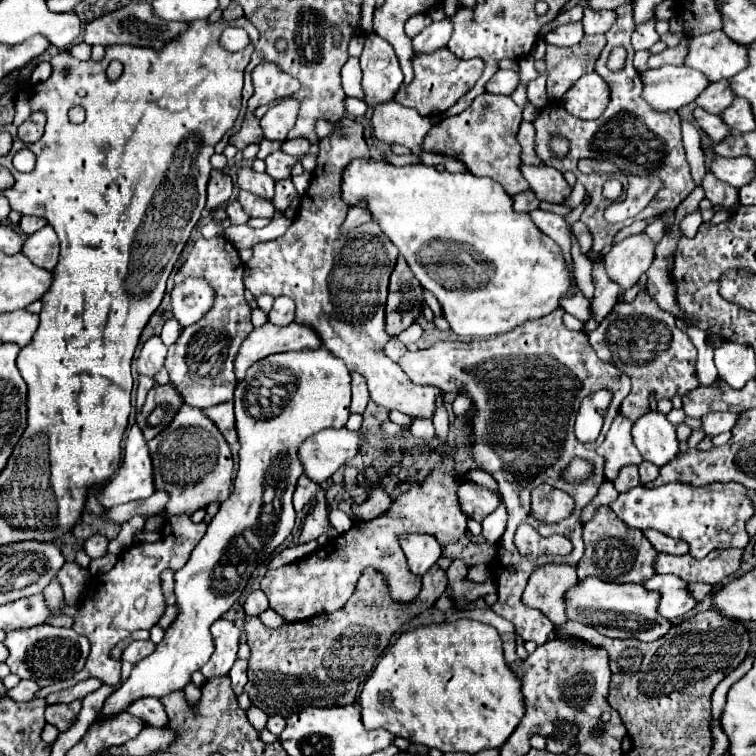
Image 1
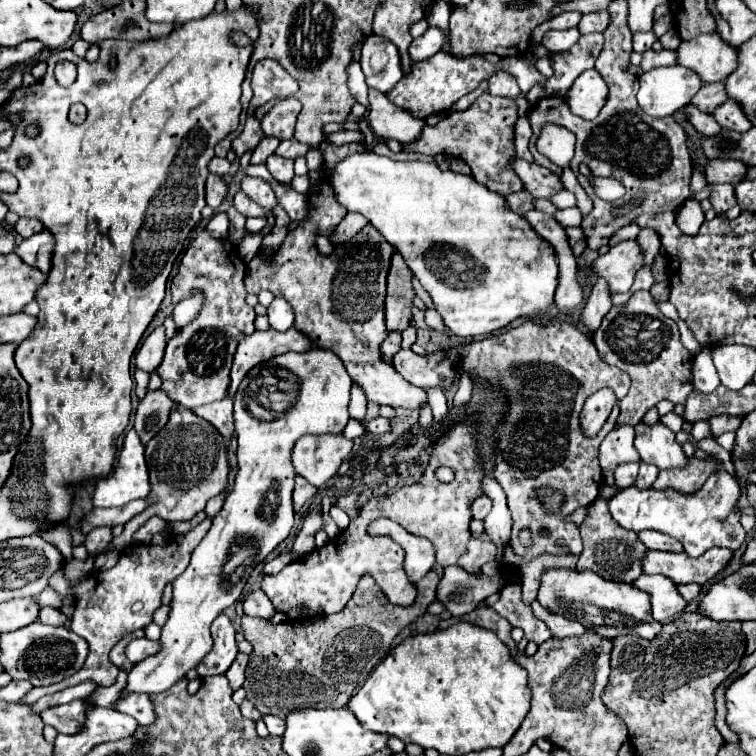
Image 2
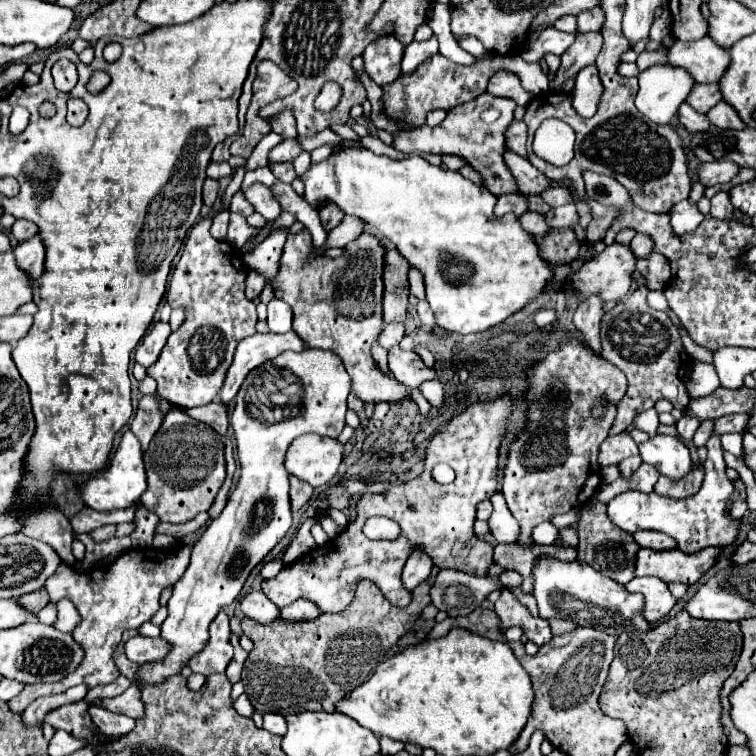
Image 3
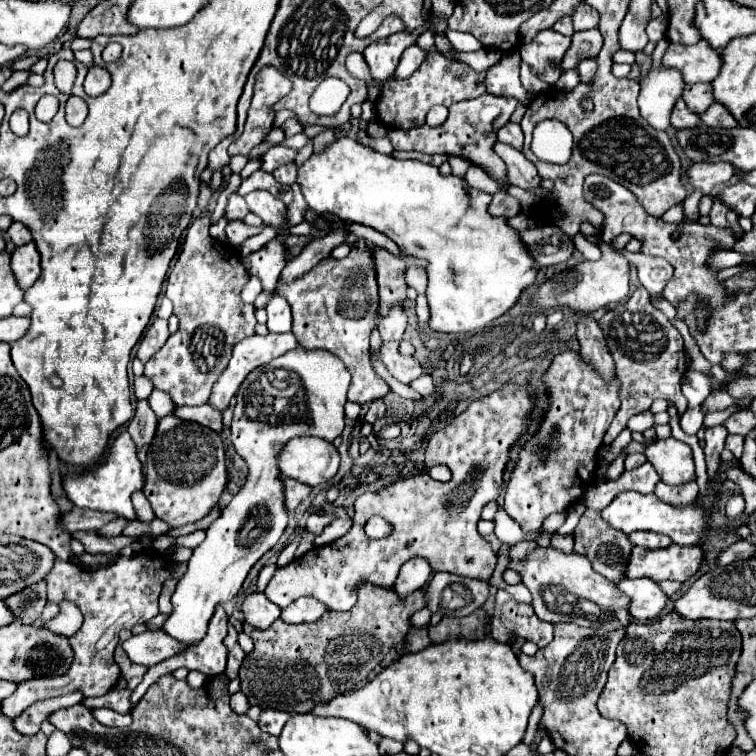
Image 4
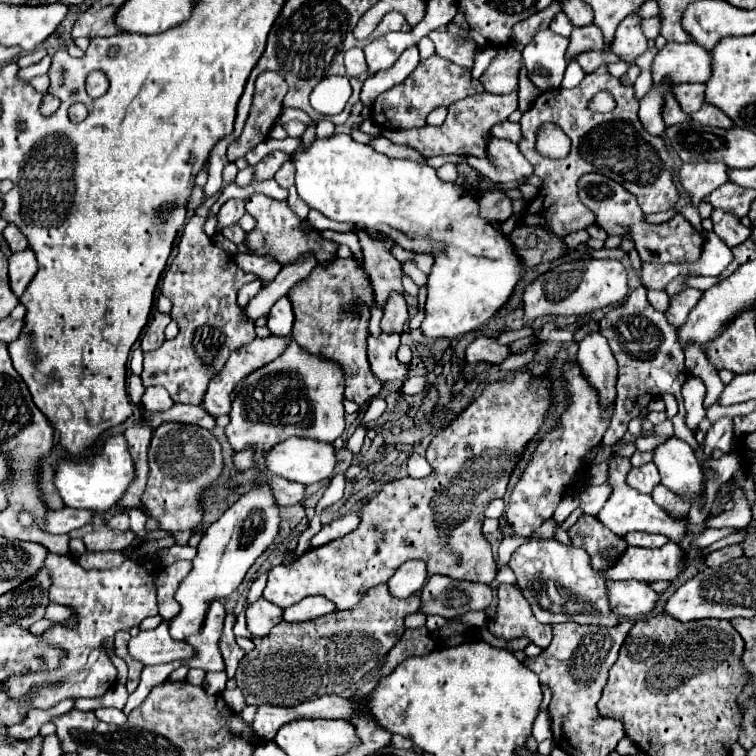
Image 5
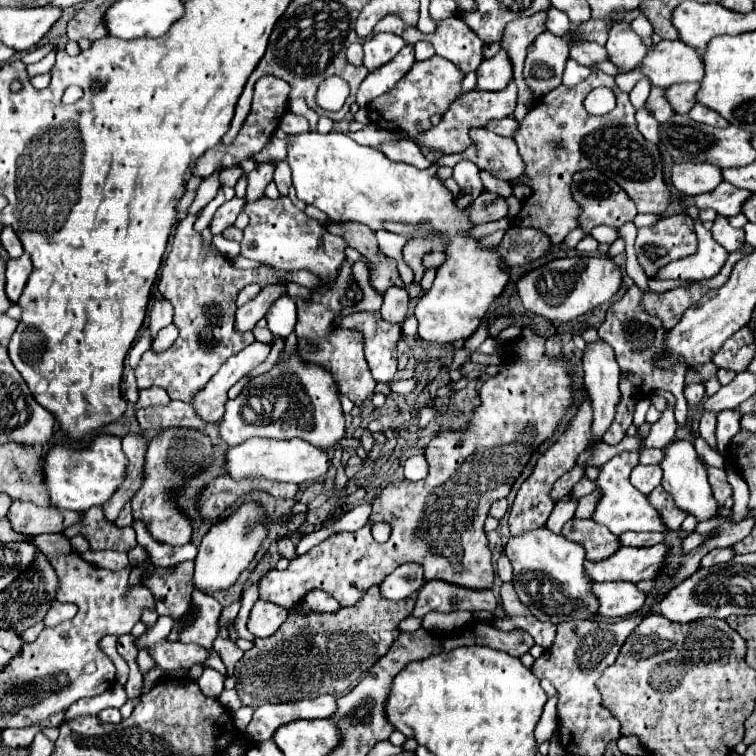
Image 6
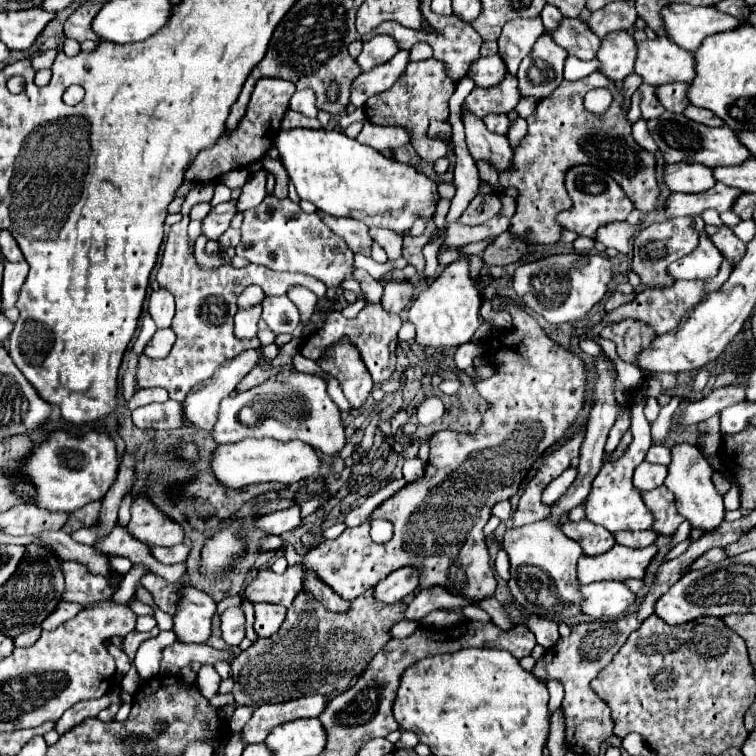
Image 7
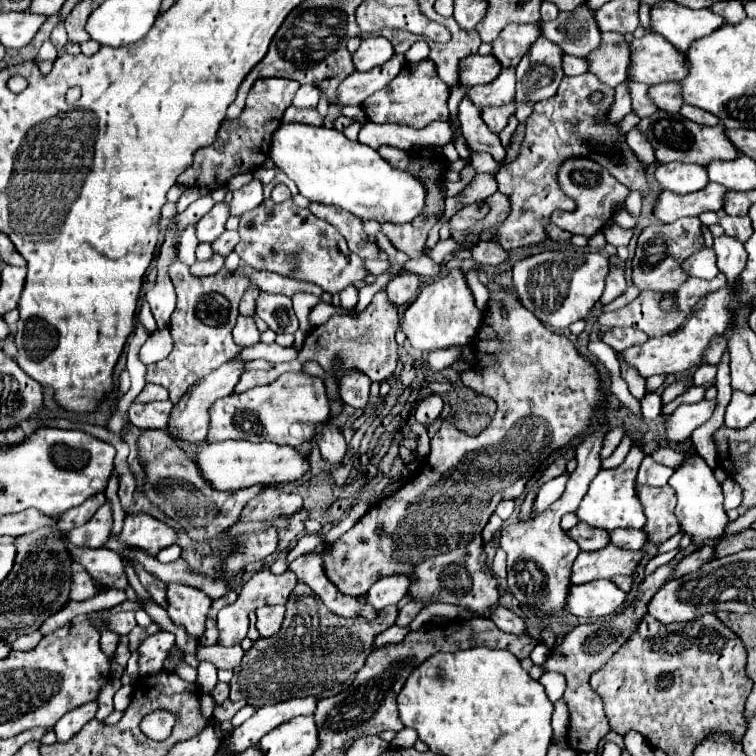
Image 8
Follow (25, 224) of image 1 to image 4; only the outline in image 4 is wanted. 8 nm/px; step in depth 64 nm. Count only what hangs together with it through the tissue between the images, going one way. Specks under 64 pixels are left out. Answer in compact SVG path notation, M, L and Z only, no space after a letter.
M12 222L12 226L8 228L8 234L10 234L10 238L12 238L12 242L16 244L16 246L22 246L22 244L26 244L28 240L32 240L32 232L28 232L30 228L28 226L24 226L24 224L20 224L20 222Z

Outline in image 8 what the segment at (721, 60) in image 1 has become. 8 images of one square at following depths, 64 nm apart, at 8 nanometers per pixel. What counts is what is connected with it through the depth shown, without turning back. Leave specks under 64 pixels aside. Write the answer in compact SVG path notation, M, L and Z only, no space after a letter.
M646 34L640 40L630 42L632 62L628 76L634 82L644 82L648 86L662 82L680 82L688 76L686 54L674 48L660 34Z

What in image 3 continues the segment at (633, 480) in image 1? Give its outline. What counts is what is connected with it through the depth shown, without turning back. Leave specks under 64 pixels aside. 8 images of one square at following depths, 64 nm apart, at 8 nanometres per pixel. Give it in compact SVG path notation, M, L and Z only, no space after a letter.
M632 456L632 458L628 458L628 460L622 460L620 466L618 466L618 468L620 468L620 476L622 476L622 478L630 478L632 472L636 472L640 464L642 464L640 456Z

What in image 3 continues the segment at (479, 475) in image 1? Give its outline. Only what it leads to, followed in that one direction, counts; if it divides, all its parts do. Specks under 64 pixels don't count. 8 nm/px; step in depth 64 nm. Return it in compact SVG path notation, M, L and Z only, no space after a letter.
M500 490L494 492L494 496L490 498L492 506L494 506L494 512L488 520L488 526L490 526L490 534L502 542L502 544L512 544L518 540L518 524L514 520L514 516L508 512L508 506L506 506L506 500L504 500L504 494Z

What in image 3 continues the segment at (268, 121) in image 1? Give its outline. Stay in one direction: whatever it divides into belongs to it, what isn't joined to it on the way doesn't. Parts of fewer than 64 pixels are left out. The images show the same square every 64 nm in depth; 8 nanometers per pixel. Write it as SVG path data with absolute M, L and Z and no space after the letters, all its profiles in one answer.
M286 106L284 110L280 110L278 114L274 114L268 120L270 120L272 132L280 134L282 138L296 138L296 118L294 118L294 110L290 106Z

